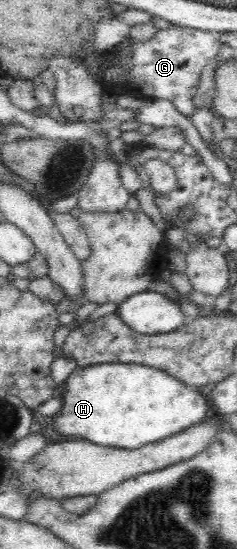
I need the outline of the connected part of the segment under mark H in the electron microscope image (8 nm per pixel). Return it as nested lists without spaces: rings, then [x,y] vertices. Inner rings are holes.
[[[99,363],[76,368],[62,385],[59,398],[63,405],[51,417],[51,427],[57,435],[80,437],[95,445],[126,450],[139,449],[145,444],[159,442],[185,431],[206,418],[209,411],[209,398],[200,395],[197,389],[185,386],[163,371],[133,363]]]

